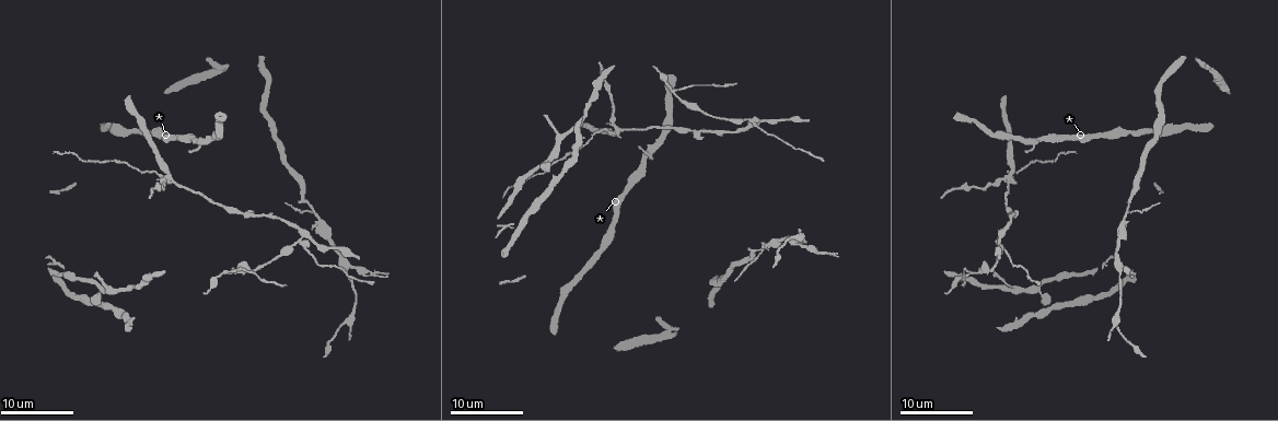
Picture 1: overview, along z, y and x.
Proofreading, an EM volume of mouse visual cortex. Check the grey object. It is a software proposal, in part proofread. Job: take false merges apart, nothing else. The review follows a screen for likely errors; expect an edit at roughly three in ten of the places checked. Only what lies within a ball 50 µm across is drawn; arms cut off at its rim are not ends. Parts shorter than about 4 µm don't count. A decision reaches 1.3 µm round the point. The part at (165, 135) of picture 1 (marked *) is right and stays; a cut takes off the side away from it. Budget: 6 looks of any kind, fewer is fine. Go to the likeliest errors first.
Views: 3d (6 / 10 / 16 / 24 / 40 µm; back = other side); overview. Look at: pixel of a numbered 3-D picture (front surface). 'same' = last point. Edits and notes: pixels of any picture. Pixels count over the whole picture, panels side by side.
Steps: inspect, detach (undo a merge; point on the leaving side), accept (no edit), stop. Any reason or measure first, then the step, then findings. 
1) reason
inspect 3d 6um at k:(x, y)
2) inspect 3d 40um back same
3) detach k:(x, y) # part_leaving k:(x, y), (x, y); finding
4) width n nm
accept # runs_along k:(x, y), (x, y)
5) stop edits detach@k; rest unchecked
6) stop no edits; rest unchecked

a fork
inspect 3d 24um at 1:(222, 273)

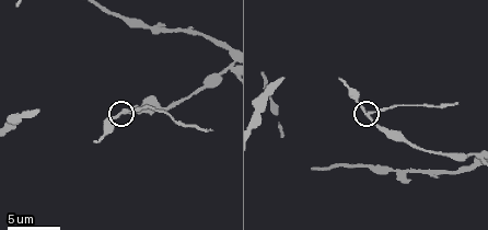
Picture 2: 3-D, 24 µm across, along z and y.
inspect 3d 10um at 2:(123, 109)

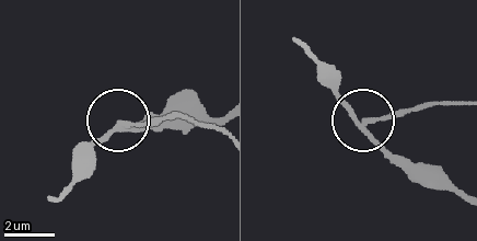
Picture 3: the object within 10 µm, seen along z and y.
arms 3
accept # runs_along 3:(219, 117), (120, 124), (185, 119); one cell here

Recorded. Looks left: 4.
inspect 3d 16um at 1:(1120, 266)

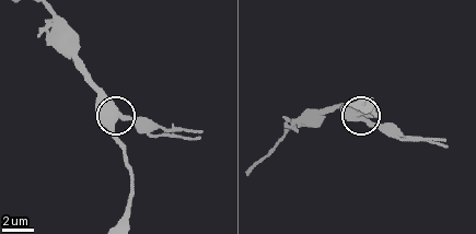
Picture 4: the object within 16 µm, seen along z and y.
inspect 3d 6um at 4:(118, 116)

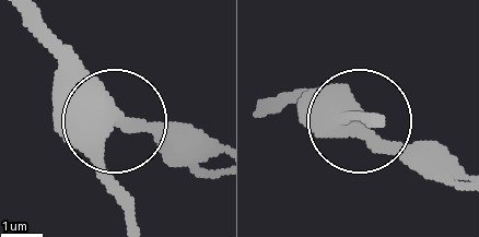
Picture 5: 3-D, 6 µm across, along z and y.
width 400 nm
accept # continuous, no second cell

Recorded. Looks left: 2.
four arms meet
inspect 3d 16um at 1:(617, 130)

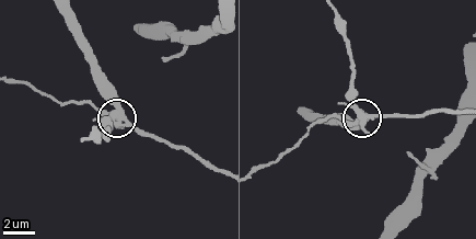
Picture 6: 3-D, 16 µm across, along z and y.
zoom in
inspect 3d 6um at 6:(361, 114)

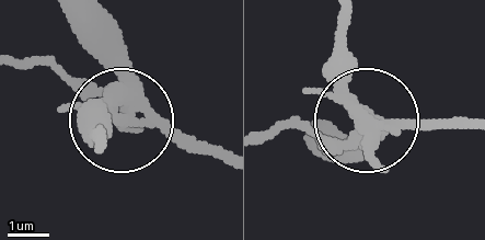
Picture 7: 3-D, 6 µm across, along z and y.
arms 4
detach 7:(100, 104) # part_leaving 7:(125, 102), (24, 60); two cells meet here

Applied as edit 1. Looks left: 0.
stop edits detach@7; rest unchecked

